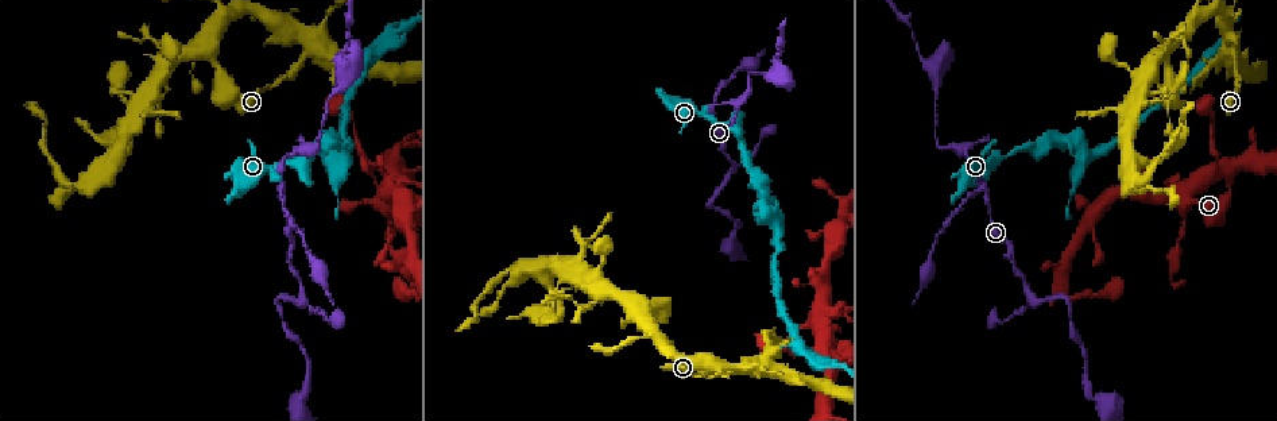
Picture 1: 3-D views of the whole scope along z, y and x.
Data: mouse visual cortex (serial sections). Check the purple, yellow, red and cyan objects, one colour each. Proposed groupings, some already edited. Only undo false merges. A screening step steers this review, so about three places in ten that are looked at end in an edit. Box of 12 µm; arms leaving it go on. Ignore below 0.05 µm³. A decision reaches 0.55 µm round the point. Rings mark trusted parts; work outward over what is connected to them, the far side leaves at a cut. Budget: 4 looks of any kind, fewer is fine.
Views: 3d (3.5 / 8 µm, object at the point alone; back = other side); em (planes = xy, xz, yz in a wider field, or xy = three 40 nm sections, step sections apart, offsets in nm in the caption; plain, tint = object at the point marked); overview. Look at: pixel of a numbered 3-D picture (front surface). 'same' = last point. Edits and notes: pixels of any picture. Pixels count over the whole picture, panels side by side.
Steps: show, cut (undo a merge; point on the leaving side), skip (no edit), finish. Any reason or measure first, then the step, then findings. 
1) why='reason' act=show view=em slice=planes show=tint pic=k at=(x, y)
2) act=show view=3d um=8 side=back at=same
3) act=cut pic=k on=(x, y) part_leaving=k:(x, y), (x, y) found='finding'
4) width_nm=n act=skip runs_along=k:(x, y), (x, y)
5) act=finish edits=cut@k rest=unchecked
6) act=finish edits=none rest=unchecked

why='two arms in line, one across' act=show view=3d um=3.5 pic=1 at=(986, 188)

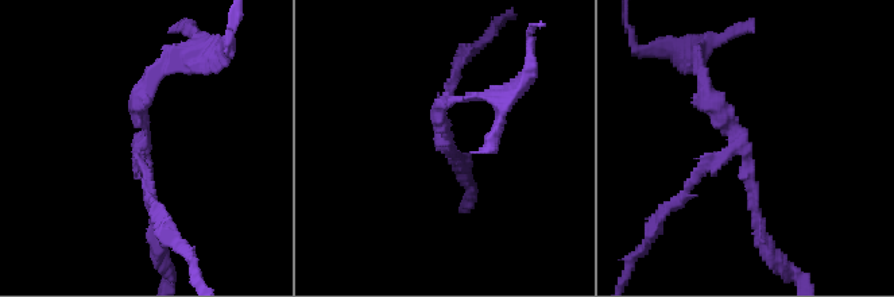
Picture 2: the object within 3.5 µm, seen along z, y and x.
arms=3 arm_widths_nm=100,100,200 why='shape alone is not enough' act=show view=em slice=planes show=tint pic=2 at=(144, 143)

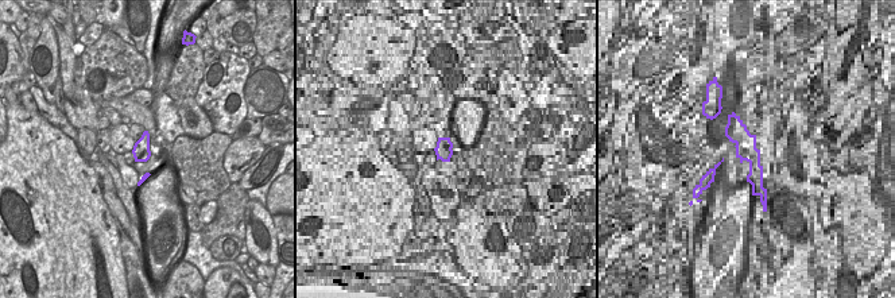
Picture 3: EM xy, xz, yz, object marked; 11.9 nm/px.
act=cut pic=2 on=(689, 184) part_leaving=2:(730, 153), (701, 165), (647, 245) found='two cells meet here'

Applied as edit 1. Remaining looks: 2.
why='sharp bend' act=show view=3d um=3.5 pic=1 at=(320, 145)

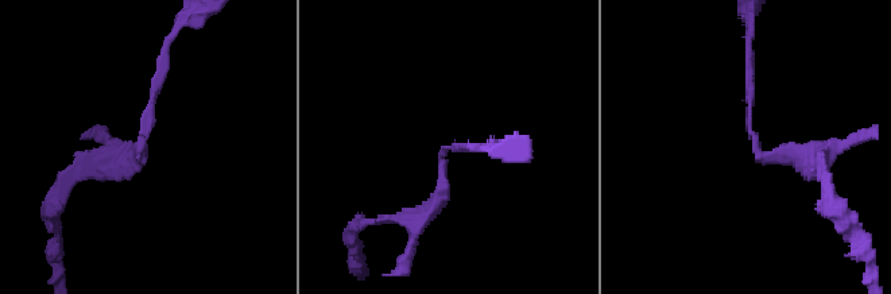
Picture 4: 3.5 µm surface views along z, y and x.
act=skip runs_along=4:(111, 159), (139, 155), (165, 55) found='one cell here'

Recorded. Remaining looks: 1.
act=finish edits=cut@2 rest=unchecked

